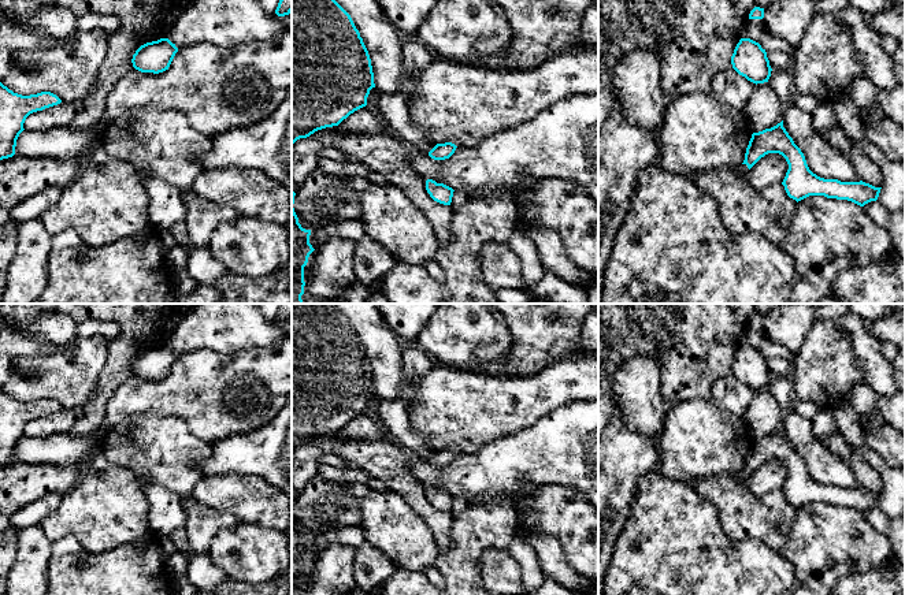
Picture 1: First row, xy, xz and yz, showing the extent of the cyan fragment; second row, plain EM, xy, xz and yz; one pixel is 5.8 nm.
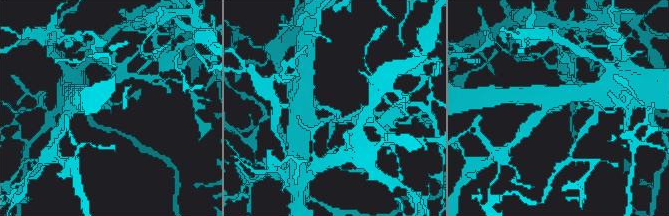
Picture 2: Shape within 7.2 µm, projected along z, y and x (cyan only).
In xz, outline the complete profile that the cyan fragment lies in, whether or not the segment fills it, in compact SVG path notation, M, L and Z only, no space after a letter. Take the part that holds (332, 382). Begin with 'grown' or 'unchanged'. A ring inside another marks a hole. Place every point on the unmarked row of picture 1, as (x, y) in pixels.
unchanged | M292 304L292 450L318 436L338 432L367 412L372 394L371 365L350 321L334 304Z

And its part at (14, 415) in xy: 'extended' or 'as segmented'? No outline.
as segmented

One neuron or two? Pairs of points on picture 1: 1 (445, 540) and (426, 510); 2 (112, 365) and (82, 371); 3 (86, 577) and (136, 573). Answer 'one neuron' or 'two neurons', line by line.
1: one neuron
2: two neurons
3: one neuron

